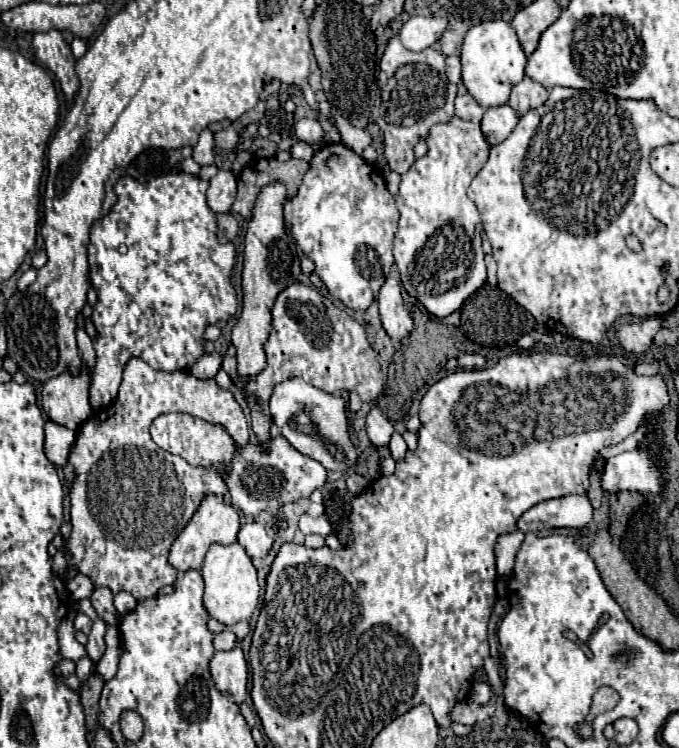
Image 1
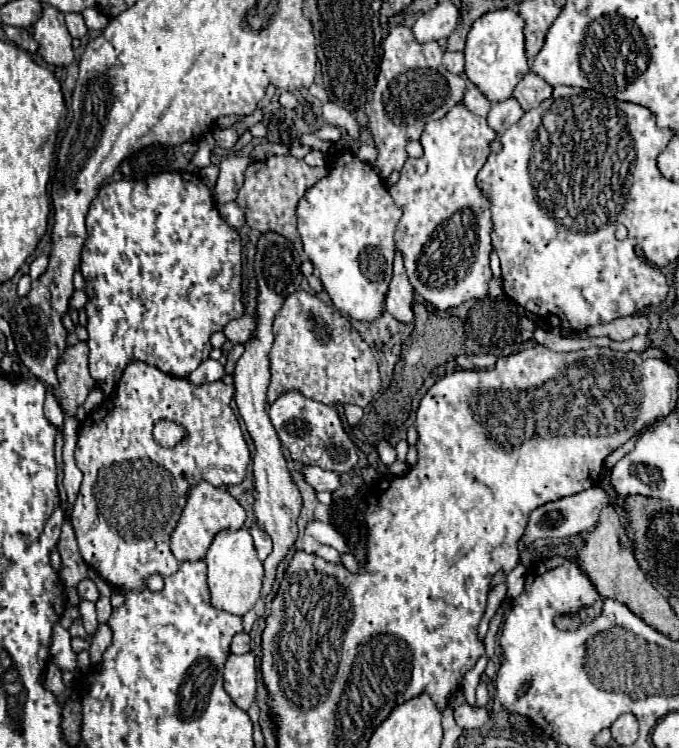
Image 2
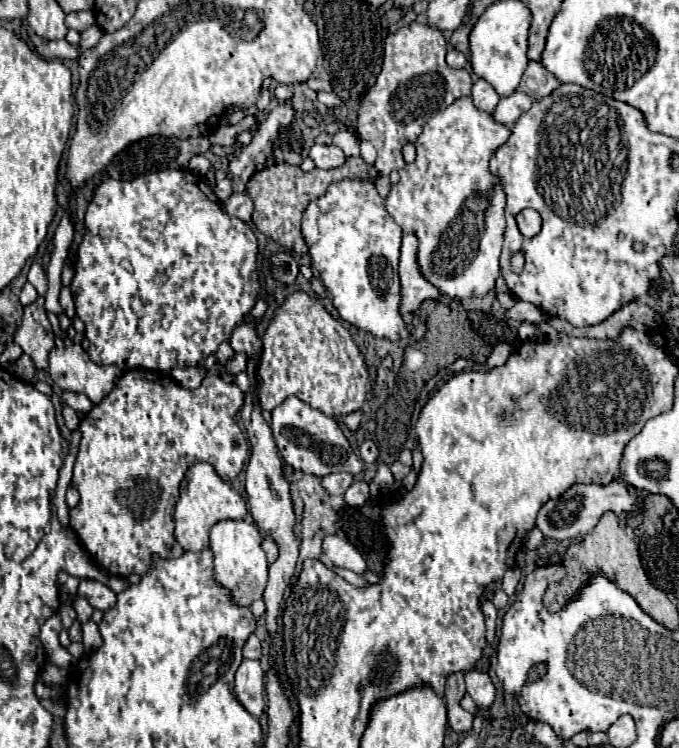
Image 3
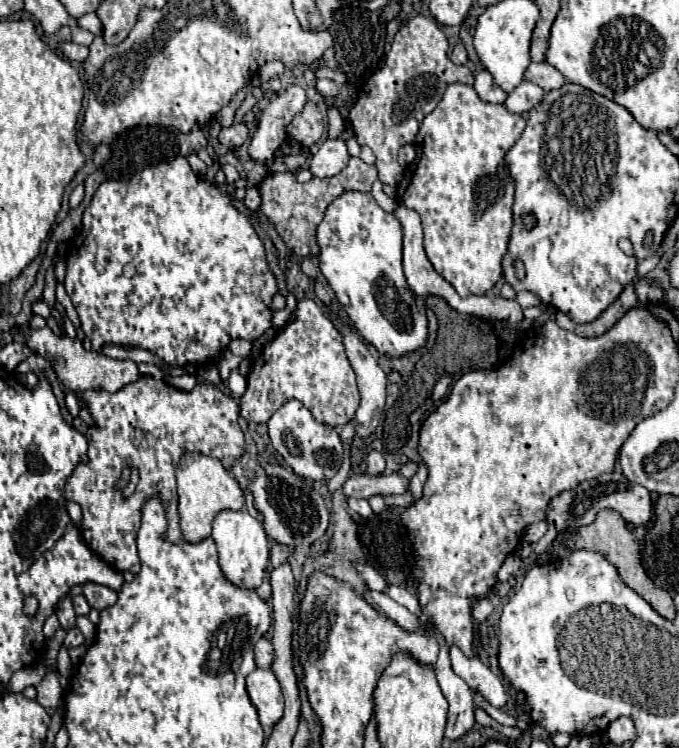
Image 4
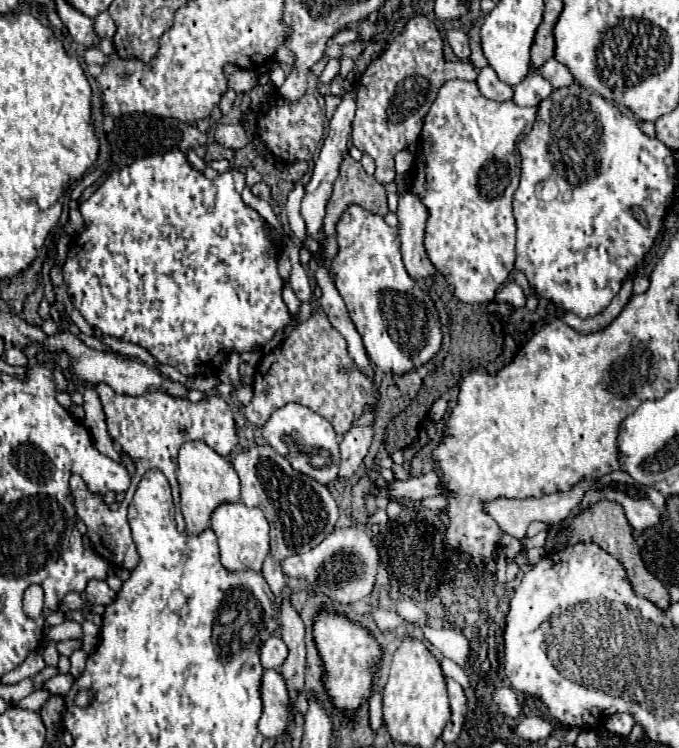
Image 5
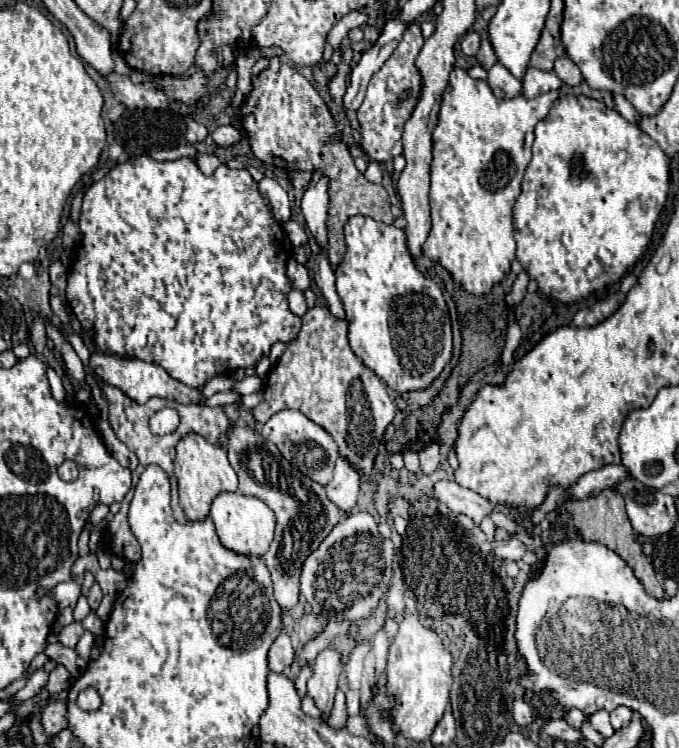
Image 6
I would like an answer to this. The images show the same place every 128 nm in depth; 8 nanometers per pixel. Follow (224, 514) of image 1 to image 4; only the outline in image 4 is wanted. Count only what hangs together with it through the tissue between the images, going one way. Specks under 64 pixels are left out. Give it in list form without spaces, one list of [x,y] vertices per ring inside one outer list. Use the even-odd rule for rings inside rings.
[[[184,452],[178,464],[178,512],[180,512],[180,528],[188,542],[200,542],[204,536],[210,536],[210,524],[214,516],[222,510],[240,510],[244,506],[244,492],[240,484],[234,480],[230,470],[218,458],[204,456],[200,452]]]

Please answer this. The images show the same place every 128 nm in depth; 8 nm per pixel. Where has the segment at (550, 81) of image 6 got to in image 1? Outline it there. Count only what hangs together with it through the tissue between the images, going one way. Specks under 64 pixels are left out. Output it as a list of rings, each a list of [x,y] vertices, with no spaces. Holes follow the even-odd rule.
[[[510,104],[488,108],[482,118],[482,132],[490,144],[498,144],[510,136],[518,124],[518,112]]]

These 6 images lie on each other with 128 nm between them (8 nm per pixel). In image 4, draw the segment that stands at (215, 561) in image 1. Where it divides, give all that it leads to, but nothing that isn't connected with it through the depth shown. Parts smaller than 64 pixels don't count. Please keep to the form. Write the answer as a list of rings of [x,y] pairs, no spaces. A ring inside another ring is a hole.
[[[246,508],[222,510],[212,522],[212,538],[218,546],[218,558],[224,576],[236,586],[258,588],[264,578],[264,568],[270,560],[270,546],[260,520],[252,518]]]

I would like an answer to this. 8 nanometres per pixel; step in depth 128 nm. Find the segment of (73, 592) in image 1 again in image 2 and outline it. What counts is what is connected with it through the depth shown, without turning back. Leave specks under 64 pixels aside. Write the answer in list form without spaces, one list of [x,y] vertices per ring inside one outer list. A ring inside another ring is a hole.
[[[90,578],[82,580],[82,582],[80,582],[76,588],[78,588],[78,594],[80,594],[80,598],[84,598],[84,600],[90,600],[90,602],[98,602],[98,598],[100,598],[100,592],[98,592],[96,584],[94,584]]]

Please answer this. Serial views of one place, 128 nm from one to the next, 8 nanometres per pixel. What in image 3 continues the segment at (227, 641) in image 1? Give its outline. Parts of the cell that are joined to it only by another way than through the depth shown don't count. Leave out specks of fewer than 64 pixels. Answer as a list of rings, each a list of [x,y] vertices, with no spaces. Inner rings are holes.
[[[252,634],[248,638],[248,644],[244,646],[244,658],[248,658],[248,660],[260,660],[262,658],[262,646],[260,646],[260,640],[256,634]]]

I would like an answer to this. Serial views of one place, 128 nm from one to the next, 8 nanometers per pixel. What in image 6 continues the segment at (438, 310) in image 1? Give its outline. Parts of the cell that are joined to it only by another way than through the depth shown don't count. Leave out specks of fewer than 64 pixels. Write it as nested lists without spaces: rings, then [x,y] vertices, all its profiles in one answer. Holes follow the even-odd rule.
[[[454,68],[450,72],[450,82],[442,94],[438,124],[434,128],[434,160],[430,166],[432,230],[424,244],[424,252],[452,272],[454,280],[470,294],[480,296],[490,292],[490,288],[502,282],[510,272],[516,250],[512,236],[512,206],[520,194],[524,170],[532,158],[534,126],[548,116],[558,96],[558,90],[550,90],[532,100],[524,94],[504,100],[494,96],[488,82],[472,78],[464,68]]]

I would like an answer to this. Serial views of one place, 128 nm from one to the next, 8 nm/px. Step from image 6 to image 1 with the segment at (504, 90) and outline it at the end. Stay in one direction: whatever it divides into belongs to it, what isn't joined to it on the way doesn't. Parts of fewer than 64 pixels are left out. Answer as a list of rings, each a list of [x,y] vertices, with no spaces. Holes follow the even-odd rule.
[[[468,92],[456,96],[456,116],[464,118],[464,120],[476,120],[476,122],[480,122],[482,116],[484,116],[484,112],[486,110]]]

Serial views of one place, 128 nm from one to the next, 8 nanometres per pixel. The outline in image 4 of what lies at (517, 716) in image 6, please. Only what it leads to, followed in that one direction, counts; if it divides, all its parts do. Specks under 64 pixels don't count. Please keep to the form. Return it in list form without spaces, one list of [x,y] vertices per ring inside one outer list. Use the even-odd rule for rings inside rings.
[[[450,646],[452,670],[470,686],[476,688],[494,708],[504,708],[508,702],[508,692],[498,676],[494,676],[478,656],[466,656],[458,646]]]

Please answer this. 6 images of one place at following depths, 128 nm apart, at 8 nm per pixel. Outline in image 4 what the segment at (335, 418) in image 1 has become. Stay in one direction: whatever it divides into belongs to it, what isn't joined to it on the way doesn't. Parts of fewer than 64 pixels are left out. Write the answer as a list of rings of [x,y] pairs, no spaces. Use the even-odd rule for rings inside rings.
[[[288,400],[272,414],[272,418],[268,420],[268,436],[274,450],[286,460],[286,464],[298,476],[306,476],[318,482],[328,482],[342,464],[344,452],[338,432],[332,426],[318,422],[312,416],[312,412],[298,400]]]

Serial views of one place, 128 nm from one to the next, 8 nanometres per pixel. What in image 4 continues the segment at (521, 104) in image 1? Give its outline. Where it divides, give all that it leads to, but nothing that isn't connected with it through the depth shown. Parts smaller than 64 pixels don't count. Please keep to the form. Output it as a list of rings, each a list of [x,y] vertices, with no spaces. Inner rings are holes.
[[[532,62],[528,66],[524,78],[534,82],[534,84],[538,84],[538,86],[542,86],[546,92],[550,92],[552,88],[560,88],[566,82],[564,76],[552,64],[548,64],[548,62],[540,62],[540,64]]]

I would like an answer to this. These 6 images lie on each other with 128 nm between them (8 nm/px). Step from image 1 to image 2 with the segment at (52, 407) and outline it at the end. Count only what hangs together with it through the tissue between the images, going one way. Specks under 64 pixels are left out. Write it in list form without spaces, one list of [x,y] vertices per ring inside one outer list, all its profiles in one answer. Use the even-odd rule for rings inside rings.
[[[78,342],[74,346],[68,346],[60,362],[56,364],[58,374],[58,396],[60,404],[64,404],[64,412],[74,416],[74,410],[84,404],[90,390],[96,388],[96,380],[92,378],[88,370],[88,346],[86,342]]]

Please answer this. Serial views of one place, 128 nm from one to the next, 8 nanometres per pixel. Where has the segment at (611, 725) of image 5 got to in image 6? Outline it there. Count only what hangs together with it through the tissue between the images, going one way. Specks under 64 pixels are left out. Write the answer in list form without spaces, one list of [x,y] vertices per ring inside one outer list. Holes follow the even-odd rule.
[[[618,706],[616,710],[610,712],[610,720],[612,720],[612,728],[614,730],[620,730],[622,726],[626,726],[630,722],[630,716],[632,716],[632,710],[628,706]]]

